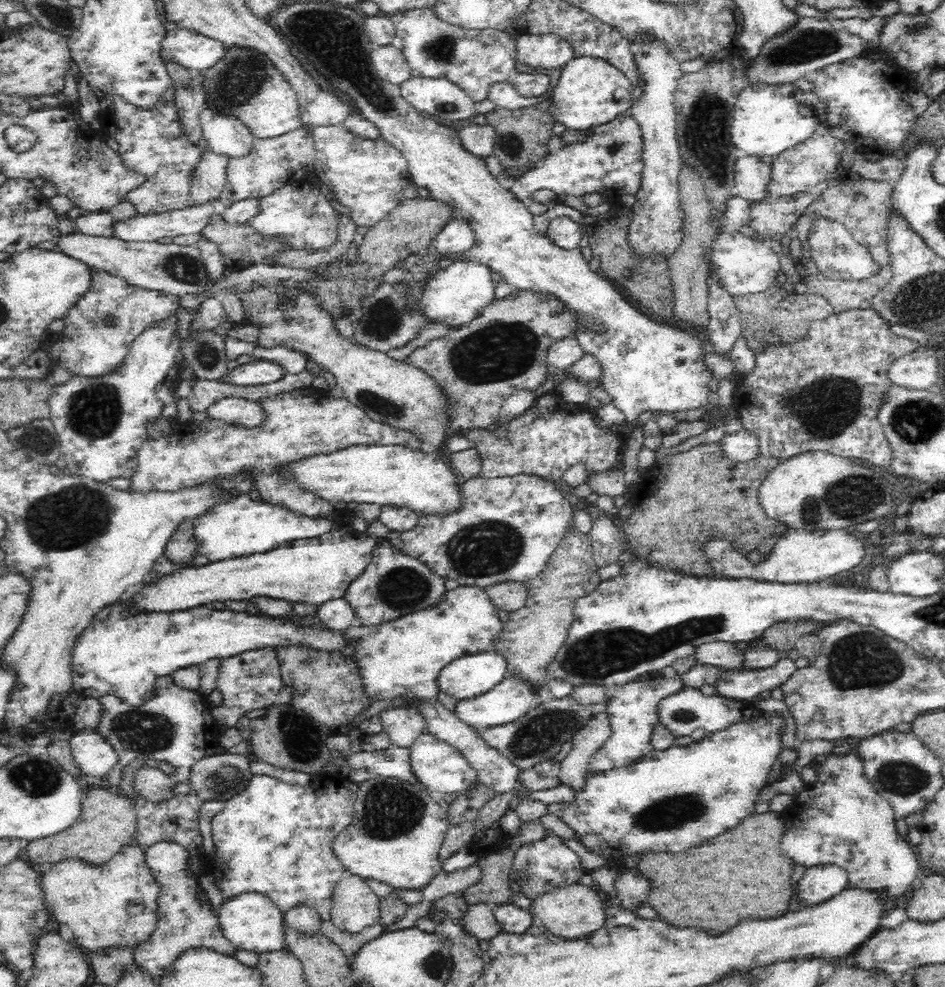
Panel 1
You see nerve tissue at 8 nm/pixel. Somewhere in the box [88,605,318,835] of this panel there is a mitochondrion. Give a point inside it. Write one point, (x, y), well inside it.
(143, 732)

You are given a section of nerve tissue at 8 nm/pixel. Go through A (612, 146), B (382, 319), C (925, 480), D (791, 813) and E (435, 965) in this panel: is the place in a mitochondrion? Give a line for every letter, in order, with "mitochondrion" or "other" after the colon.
A: mitochondrion
B: mitochondrion
C: other
D: other
E: mitochondrion

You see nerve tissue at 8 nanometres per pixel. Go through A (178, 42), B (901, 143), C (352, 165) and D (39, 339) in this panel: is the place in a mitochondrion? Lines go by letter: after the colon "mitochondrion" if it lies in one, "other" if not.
A: other
B: other
C: other
D: other

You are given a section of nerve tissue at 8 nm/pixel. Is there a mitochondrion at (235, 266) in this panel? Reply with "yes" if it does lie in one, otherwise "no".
no

